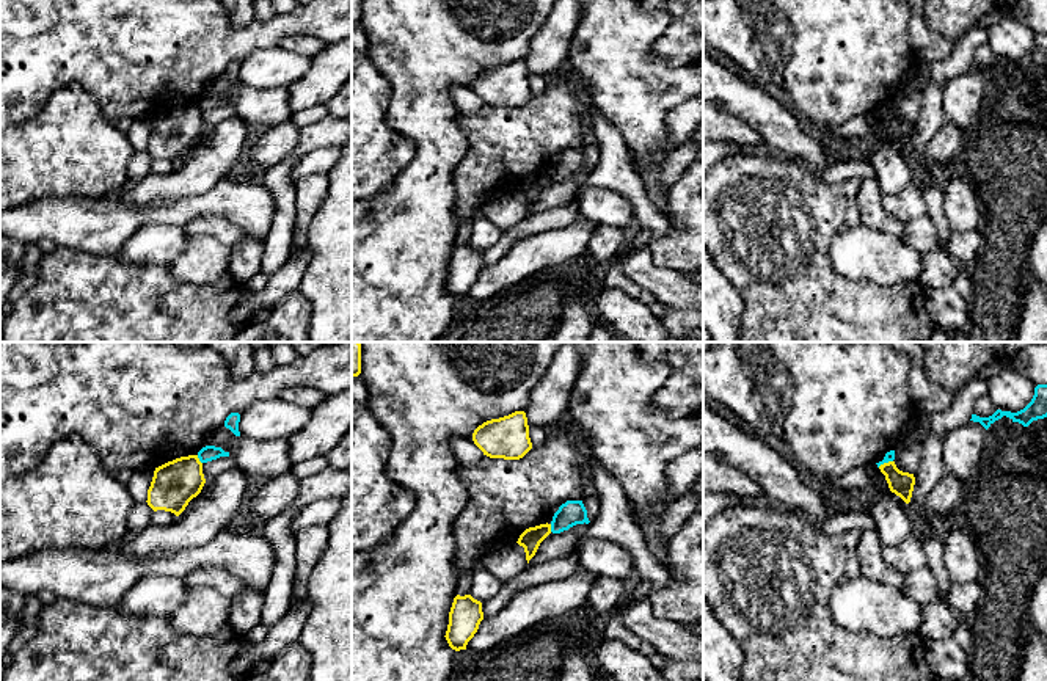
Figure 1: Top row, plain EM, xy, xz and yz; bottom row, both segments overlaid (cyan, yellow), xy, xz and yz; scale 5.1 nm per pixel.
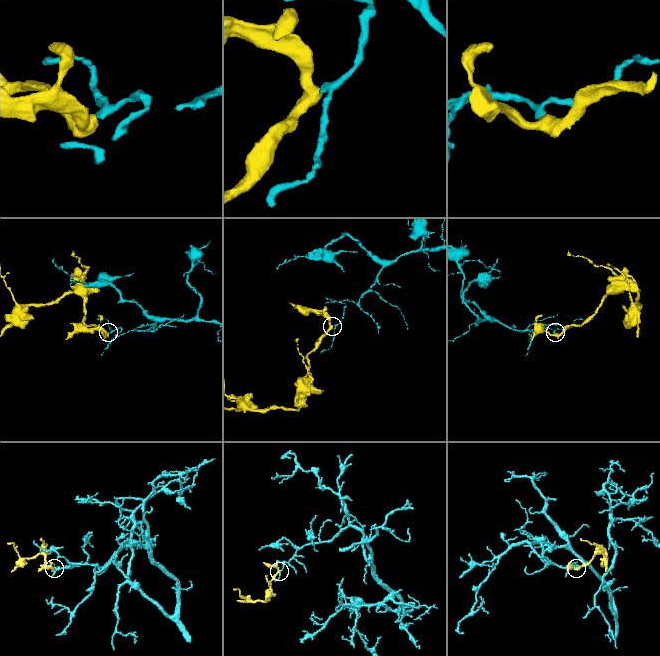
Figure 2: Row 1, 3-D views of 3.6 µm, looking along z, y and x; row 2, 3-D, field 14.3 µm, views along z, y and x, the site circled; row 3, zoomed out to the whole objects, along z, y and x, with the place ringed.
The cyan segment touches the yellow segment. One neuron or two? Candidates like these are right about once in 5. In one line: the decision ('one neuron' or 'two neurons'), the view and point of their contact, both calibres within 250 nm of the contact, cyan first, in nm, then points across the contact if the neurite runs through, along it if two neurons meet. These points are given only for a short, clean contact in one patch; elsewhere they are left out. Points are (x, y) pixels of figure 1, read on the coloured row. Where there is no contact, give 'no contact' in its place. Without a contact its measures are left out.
two neurons; meets cyan in xy at (200, 460); 80 nm thick on the cyan side, 240 nm on the other; border along xy (196, 455), (201, 463)

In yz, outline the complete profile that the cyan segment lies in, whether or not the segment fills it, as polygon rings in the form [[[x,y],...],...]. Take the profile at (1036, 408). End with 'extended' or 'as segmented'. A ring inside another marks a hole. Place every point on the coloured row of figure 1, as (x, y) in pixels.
[[[1038,384],[1034,388],[1031,402],[1017,413],[997,410],[989,417],[972,414],[970,421],[980,422],[987,430],[995,421],[1001,419],[1003,416],[1009,417],[1012,422],[1022,424],[1023,427],[1028,427],[1033,421],[1047,417],[1047,384]]]; as segmented

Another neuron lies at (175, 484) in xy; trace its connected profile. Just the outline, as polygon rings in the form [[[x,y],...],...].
[[[198,455],[181,457],[154,471],[148,490],[148,505],[179,516],[206,483]]]

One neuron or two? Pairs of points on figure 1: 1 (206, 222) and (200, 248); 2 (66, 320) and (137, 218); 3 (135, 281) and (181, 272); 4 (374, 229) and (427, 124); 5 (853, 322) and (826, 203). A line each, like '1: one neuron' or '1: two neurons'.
1: two neurons
2: two neurons
3: two neurons
4: one neuron
5: one neuron

